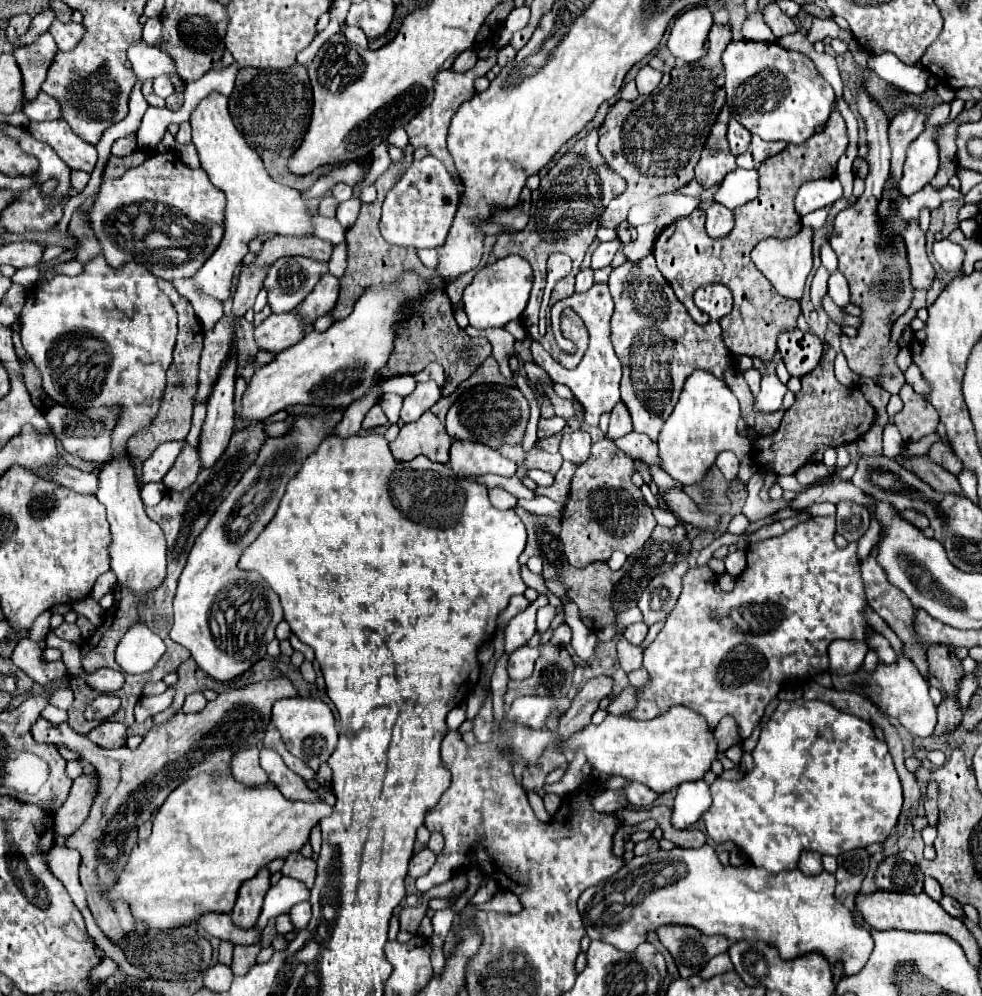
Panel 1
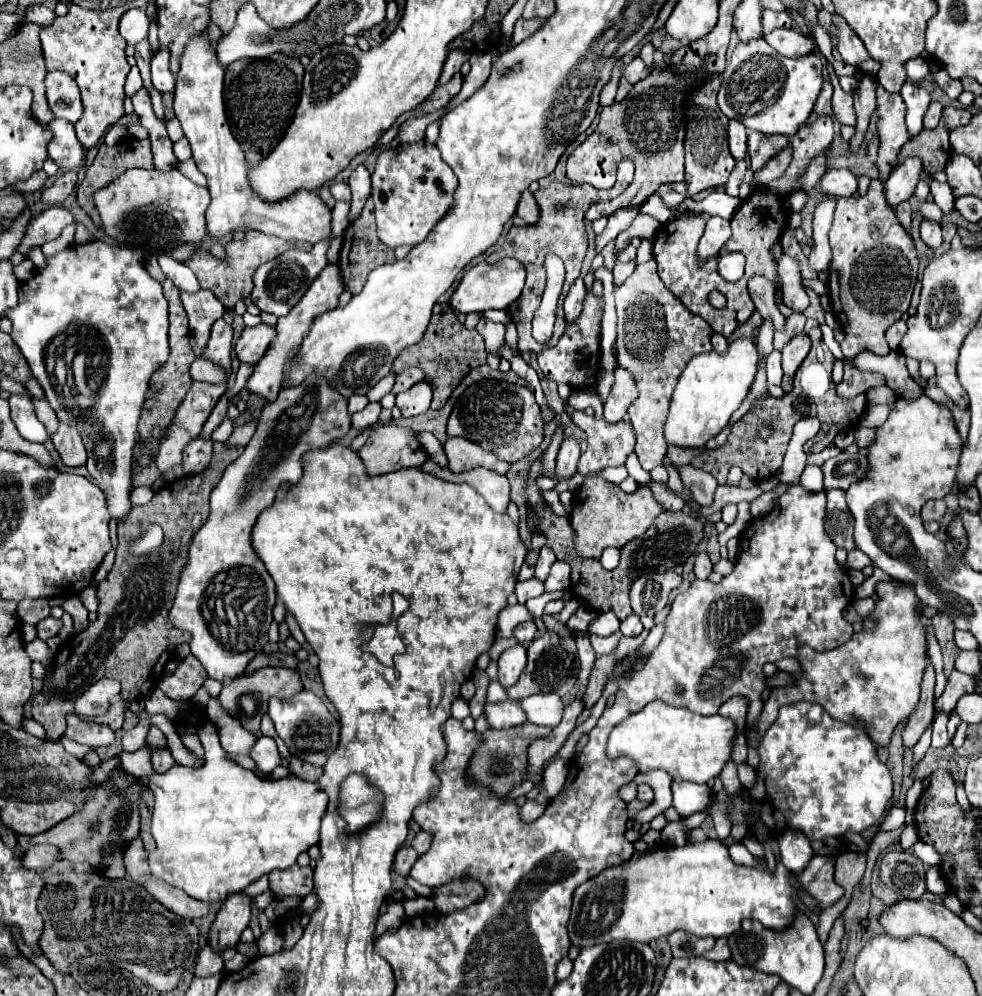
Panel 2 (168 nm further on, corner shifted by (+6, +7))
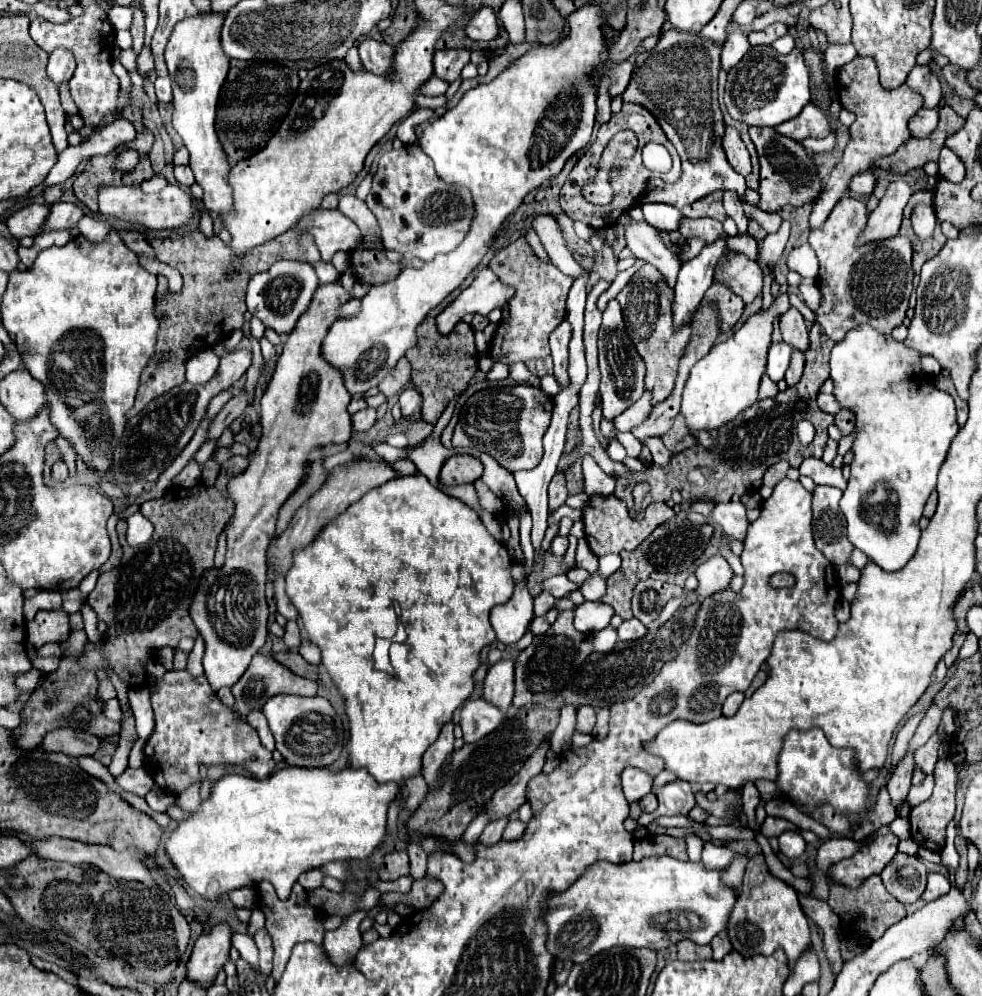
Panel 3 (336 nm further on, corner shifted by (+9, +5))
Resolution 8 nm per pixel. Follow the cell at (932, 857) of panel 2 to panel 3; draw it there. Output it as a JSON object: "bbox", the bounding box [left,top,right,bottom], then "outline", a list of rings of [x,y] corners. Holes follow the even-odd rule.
{"bbox":[940,819,960,869],"outline":[[[952,819],[947,826],[947,838],[944,849],[940,851],[940,859],[942,859],[942,865],[946,869],[958,869],[958,861],[960,861],[960,855],[954,846],[954,840],[956,837],[956,825],[957,822]]]}

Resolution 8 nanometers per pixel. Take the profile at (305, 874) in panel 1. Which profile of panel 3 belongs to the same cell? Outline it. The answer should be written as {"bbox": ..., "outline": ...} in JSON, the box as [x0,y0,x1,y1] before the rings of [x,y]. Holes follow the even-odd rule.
{"bbox":[258,881,324,979],"outline":[[[262,881],[258,887],[258,903],[266,915],[266,929],[274,941],[274,971],[272,971],[274,979],[278,979],[280,973],[284,971],[290,959],[290,951],[298,941],[314,941],[322,945],[322,937],[324,937],[322,919],[314,907],[304,905],[304,899],[306,899],[306,891],[300,883],[294,883],[294,889],[286,901],[278,899],[278,895],[274,893],[274,887],[268,881]]]}

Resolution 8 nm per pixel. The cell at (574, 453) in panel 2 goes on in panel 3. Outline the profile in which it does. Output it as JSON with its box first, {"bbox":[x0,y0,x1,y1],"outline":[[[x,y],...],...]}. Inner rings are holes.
{"bbox":[548,471,568,511],"outline":[[[556,471],[556,475],[550,481],[550,489],[548,489],[548,499],[550,499],[550,511],[554,511],[558,505],[564,503],[564,499],[568,497],[568,489],[566,489],[566,475],[562,471]]]}

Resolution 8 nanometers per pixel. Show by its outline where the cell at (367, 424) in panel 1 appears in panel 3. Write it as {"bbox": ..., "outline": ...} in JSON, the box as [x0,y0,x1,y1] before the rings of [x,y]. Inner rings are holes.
{"bbox":[352,407,376,431],"outline":[[[366,407],[352,415],[352,425],[356,431],[368,431],[376,423],[376,409]]]}

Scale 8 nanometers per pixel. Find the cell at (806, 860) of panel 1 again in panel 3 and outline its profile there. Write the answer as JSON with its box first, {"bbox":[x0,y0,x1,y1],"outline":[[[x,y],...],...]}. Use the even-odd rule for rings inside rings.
{"bbox":[778,831,806,859],"outline":[[[786,831],[778,837],[780,841],[780,851],[788,857],[788,859],[798,859],[804,849],[806,849],[806,841],[798,835],[798,833],[792,833],[792,831]]]}

